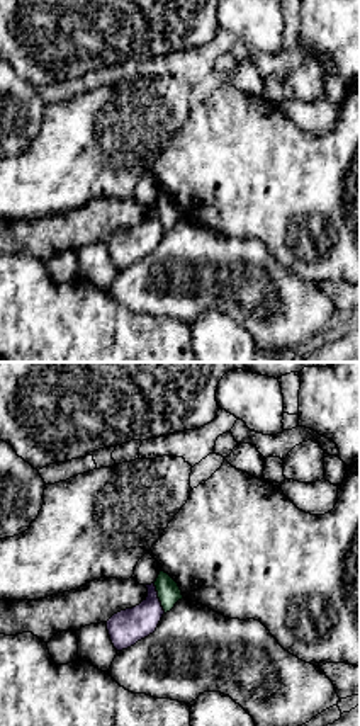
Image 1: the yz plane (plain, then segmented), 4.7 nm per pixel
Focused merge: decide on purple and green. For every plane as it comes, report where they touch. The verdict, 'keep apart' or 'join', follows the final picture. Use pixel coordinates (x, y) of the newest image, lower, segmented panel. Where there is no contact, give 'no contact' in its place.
meets purple at (158, 599)

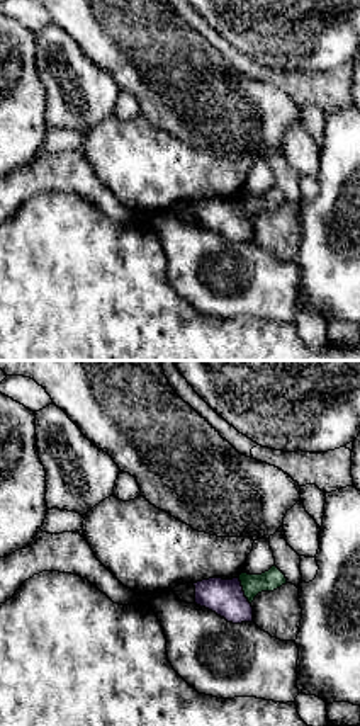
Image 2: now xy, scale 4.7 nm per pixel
meets purple at (241, 590)

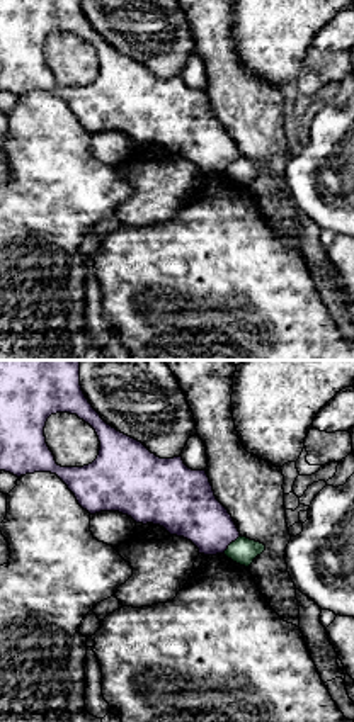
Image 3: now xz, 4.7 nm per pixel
meets purple at (230, 542)

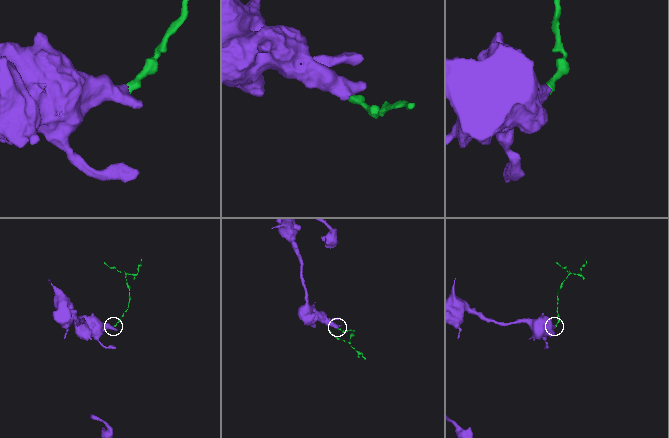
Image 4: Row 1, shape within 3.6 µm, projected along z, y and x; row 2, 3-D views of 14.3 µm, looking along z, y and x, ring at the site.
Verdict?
keep apart

